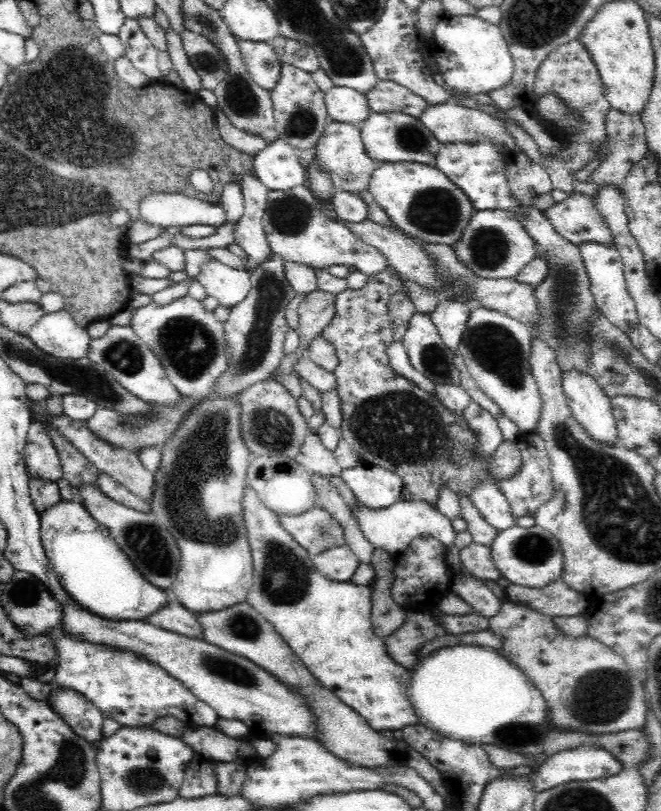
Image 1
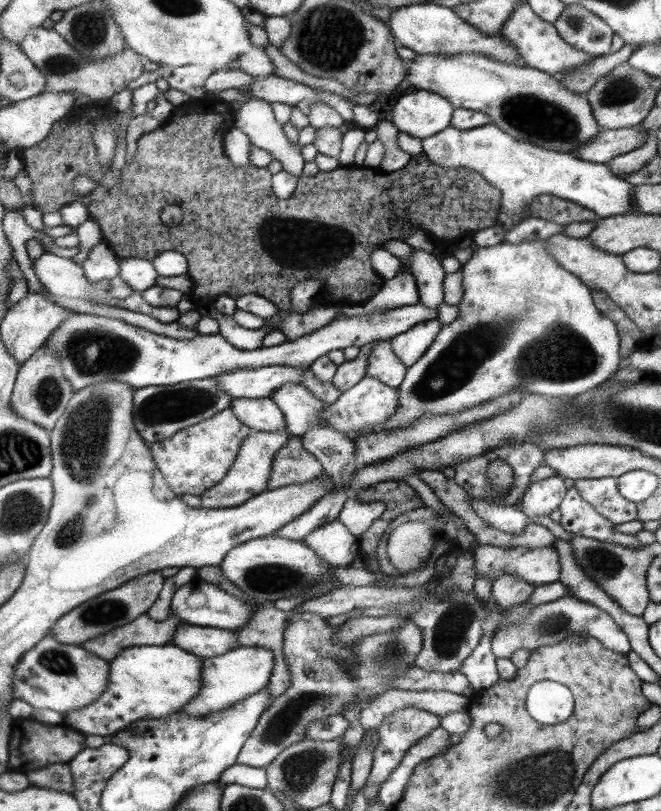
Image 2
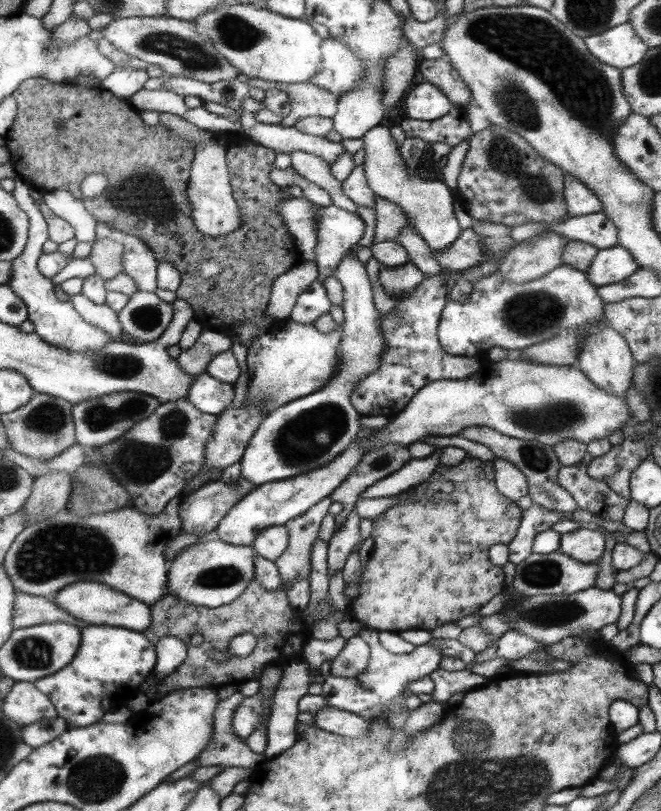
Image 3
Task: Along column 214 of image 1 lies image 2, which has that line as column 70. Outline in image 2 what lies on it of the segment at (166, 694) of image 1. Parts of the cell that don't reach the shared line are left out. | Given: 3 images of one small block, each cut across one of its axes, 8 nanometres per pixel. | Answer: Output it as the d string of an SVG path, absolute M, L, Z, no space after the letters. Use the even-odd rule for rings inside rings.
M172 643L126 648L110 665L107 692L88 707L64 715L65 724L85 735L97 734L107 740L135 720L163 718L179 713L185 704L198 695L202 685L201 658Z

